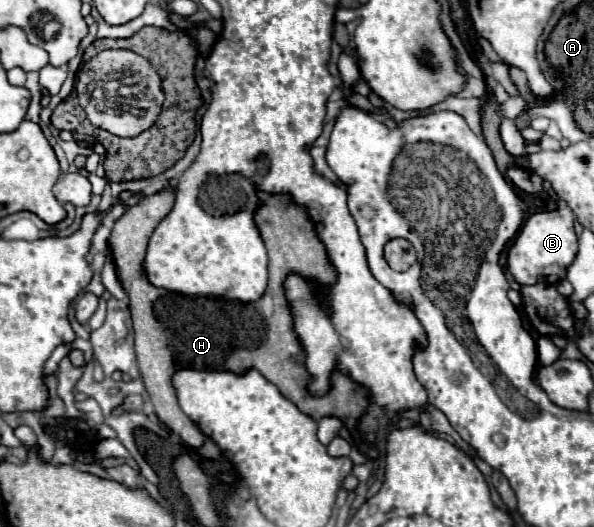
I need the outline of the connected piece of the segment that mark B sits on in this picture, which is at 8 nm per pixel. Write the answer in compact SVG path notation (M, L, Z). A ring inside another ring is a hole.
M508 167L506 175L518 189L532 191L532 193L552 201L552 205L548 209L536 211L526 219L524 227L520 229L520 233L516 235L514 243L508 249L508 269L514 277L514 281L520 285L536 285L536 283L554 285L566 277L568 267L572 265L572 261L578 253L578 239L574 233L574 213L566 205L566 201L562 201L554 195L548 195L544 191L540 177L532 175L520 167Z

